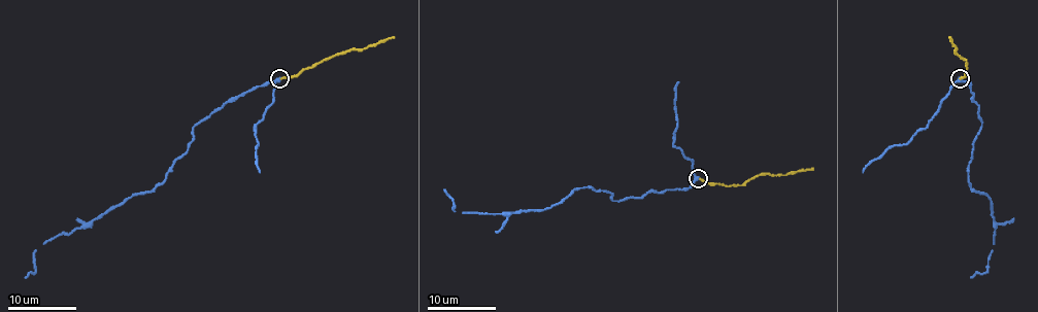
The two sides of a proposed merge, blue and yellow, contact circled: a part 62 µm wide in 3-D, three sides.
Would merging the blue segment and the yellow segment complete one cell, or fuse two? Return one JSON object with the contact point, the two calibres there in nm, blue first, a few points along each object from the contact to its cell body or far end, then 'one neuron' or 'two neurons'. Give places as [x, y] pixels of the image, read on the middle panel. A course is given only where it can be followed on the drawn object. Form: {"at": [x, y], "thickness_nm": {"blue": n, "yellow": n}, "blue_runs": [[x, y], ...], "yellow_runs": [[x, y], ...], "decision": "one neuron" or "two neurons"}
{"at": [698, 178], "thickness_nm": {"blue": 320, "yellow": 180}, "blue_runs": [[699, 178], [687, 189], [617, 201], [579, 187], [543, 210], [498, 213], [454, 210], [443, 189]], "yellow_runs": [[699, 178], [723, 185], [740, 185], [759, 175], [785, 175], [812, 168]], "decision": "one neuron"}

